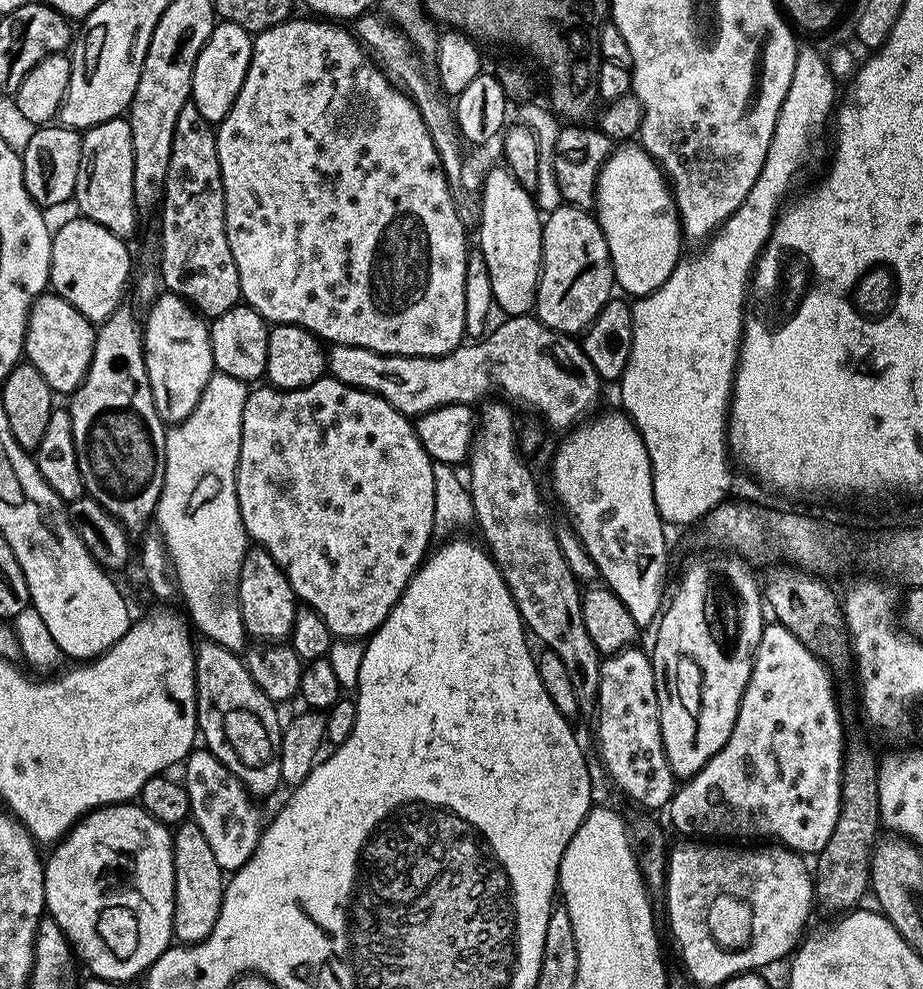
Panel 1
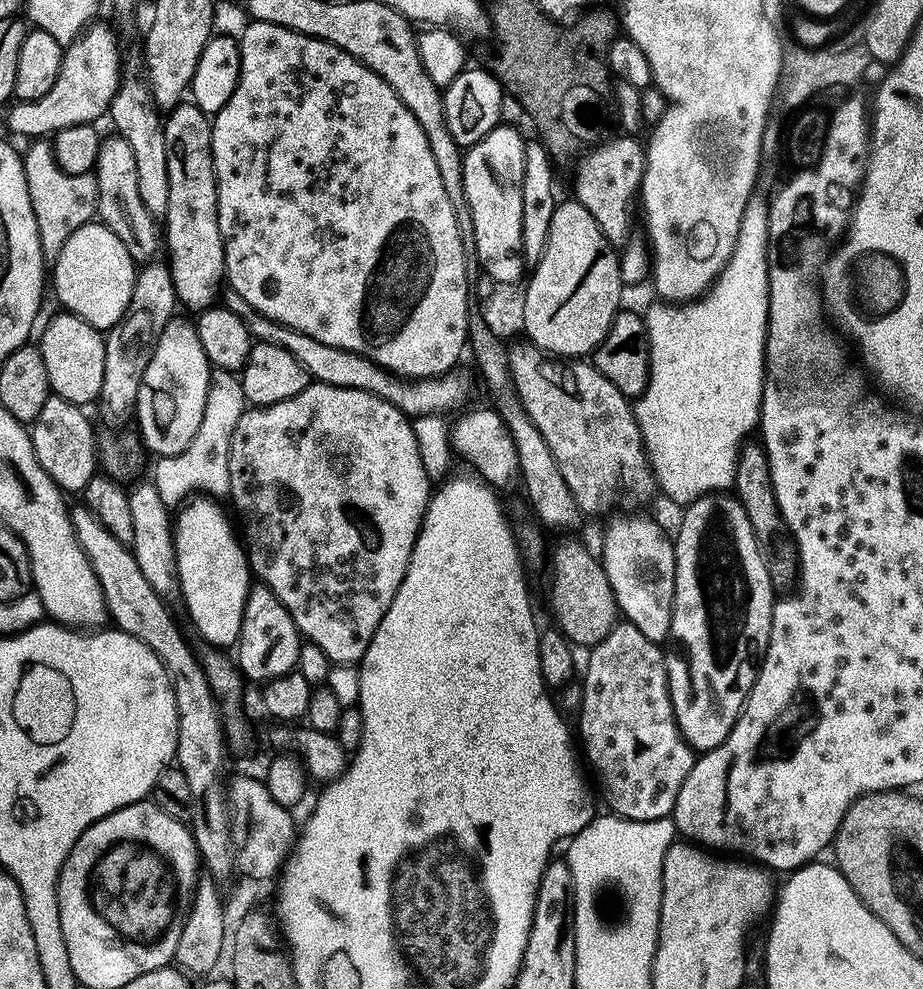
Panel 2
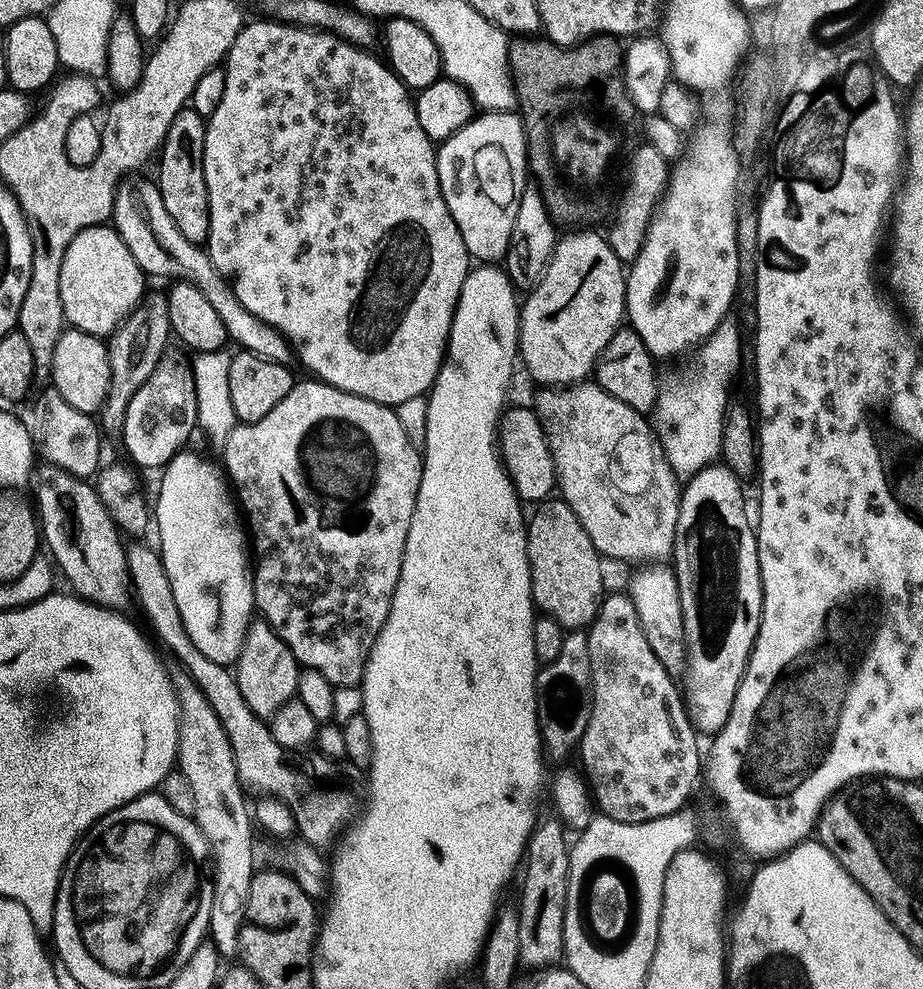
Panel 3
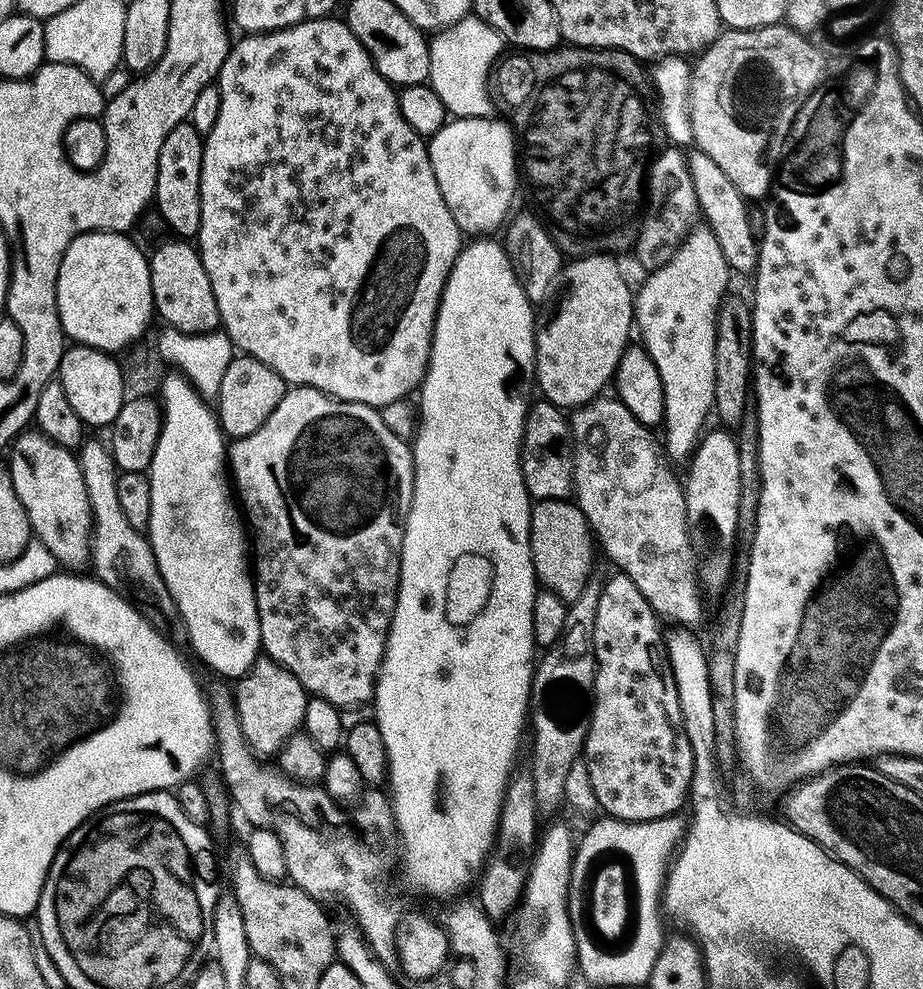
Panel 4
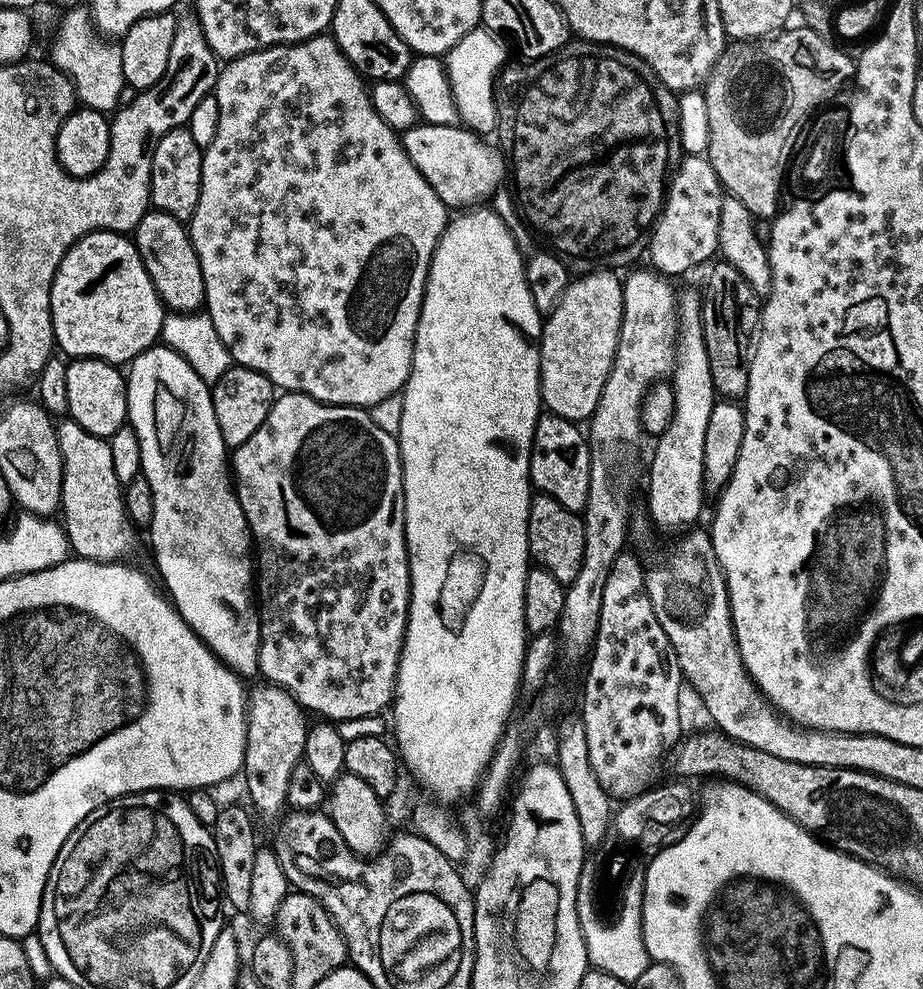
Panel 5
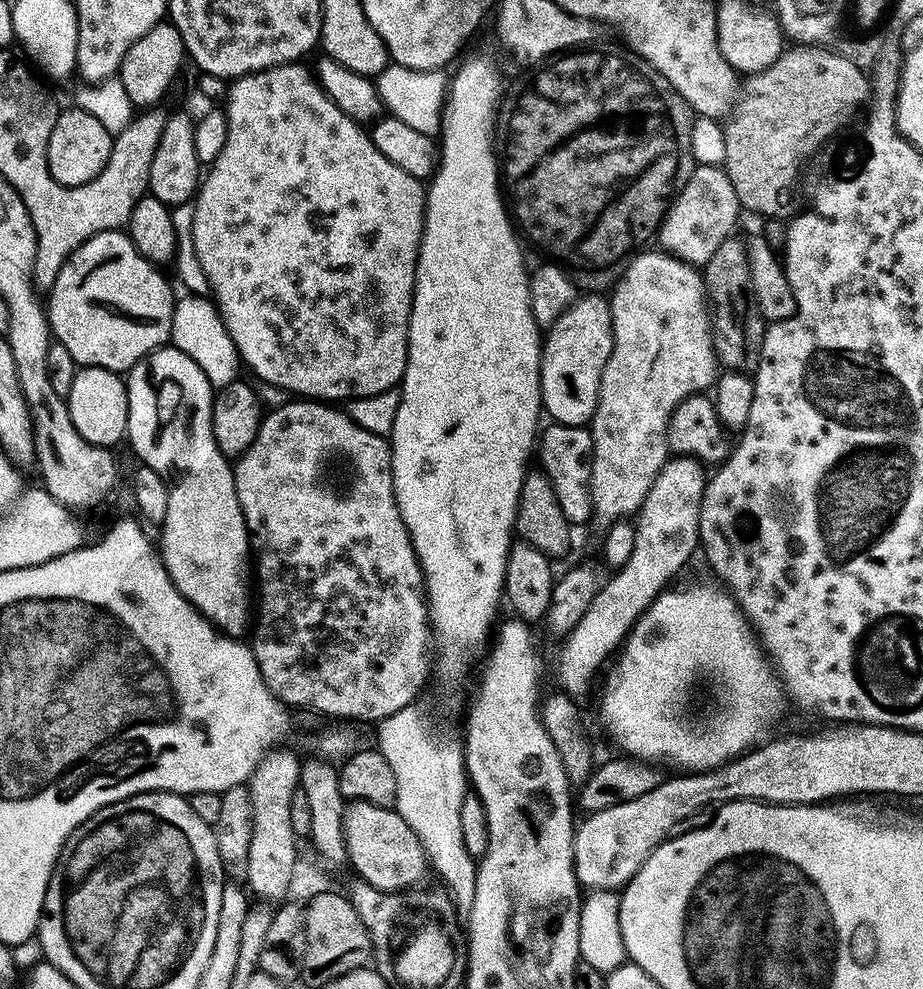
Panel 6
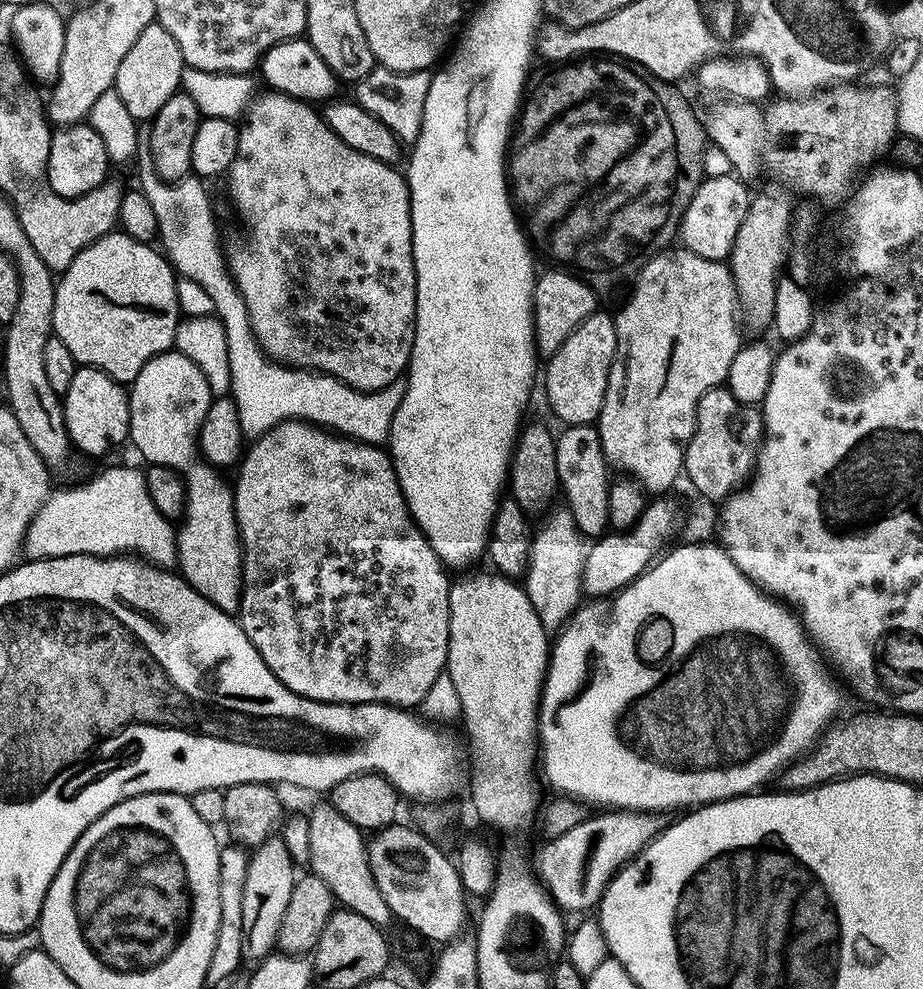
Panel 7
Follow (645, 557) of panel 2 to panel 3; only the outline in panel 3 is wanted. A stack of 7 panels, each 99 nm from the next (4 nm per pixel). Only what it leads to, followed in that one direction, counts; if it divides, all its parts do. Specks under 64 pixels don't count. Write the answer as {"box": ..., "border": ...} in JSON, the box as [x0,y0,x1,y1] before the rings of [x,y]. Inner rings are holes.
{"box":[626,562,688,678],"border":[[[664,562],[645,563],[635,570],[637,572],[633,574],[626,592],[632,597],[634,608],[638,610],[646,642],[650,642],[650,650],[654,650],[658,662],[662,662],[662,666],[673,678],[683,677],[686,672],[688,645],[684,638],[682,602],[675,571]]]}

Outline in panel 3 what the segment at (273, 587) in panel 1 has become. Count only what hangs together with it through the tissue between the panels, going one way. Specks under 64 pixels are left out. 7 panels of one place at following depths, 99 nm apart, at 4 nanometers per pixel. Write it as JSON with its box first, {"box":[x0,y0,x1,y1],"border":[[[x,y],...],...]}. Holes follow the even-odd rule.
{"box":[234,618,302,718],"border":[[[262,618],[253,619],[248,625],[240,656],[234,665],[238,690],[242,690],[246,706],[250,706],[254,714],[271,718],[287,700],[296,696],[301,671],[302,665],[294,658],[290,646],[282,642],[280,635]]]}

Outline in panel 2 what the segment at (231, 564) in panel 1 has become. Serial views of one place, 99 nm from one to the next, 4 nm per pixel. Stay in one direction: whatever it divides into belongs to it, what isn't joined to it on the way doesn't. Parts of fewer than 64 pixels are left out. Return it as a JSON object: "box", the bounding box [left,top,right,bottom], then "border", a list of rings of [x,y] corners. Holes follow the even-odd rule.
{"box":[154,370,246,505],"border":[[[223,370],[213,371],[206,398],[206,410],[202,414],[202,426],[198,426],[198,434],[194,434],[190,446],[186,446],[186,450],[182,454],[162,456],[155,461],[154,483],[165,504],[179,505],[181,501],[193,494],[207,494],[212,498],[228,496],[230,438],[234,434],[234,426],[238,426],[238,418],[245,410],[246,401],[239,375]]]}

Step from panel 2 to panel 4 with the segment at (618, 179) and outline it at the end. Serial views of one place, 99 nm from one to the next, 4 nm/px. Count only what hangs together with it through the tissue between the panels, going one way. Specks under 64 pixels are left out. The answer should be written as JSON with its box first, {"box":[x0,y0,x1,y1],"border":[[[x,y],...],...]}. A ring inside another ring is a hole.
{"box":[634,146,701,270],"border":[[[668,146],[665,152],[657,154],[656,161],[651,161],[646,172],[646,207],[638,224],[634,245],[636,260],[644,270],[661,268],[676,253],[701,215],[698,195],[695,194],[688,168],[688,156],[680,152],[683,151],[679,147]]]}

